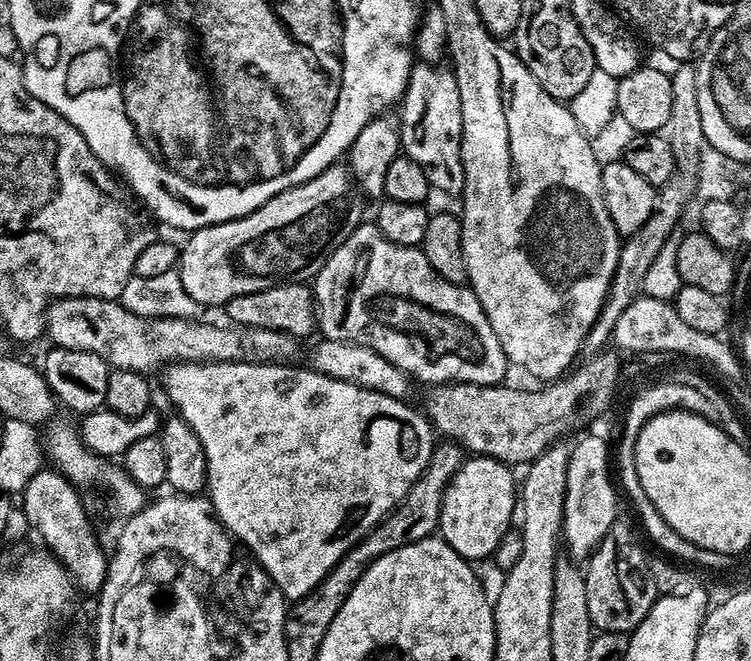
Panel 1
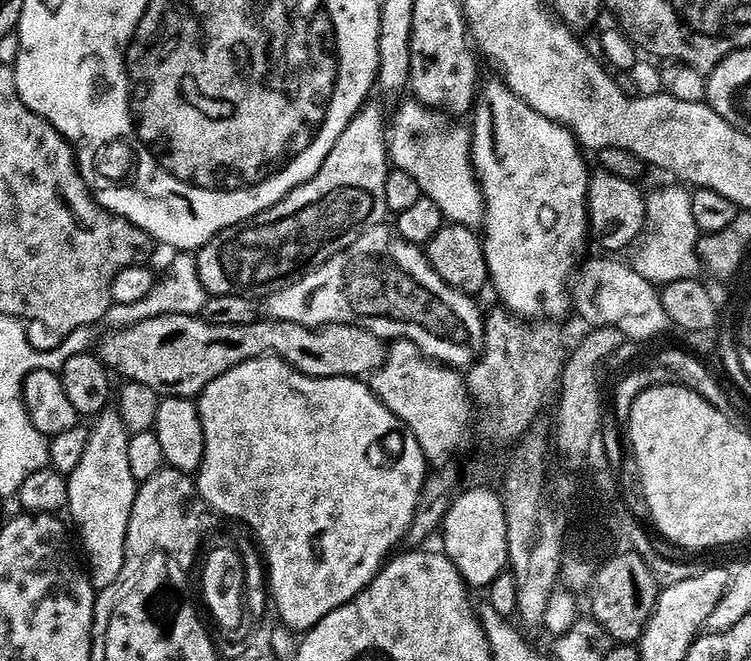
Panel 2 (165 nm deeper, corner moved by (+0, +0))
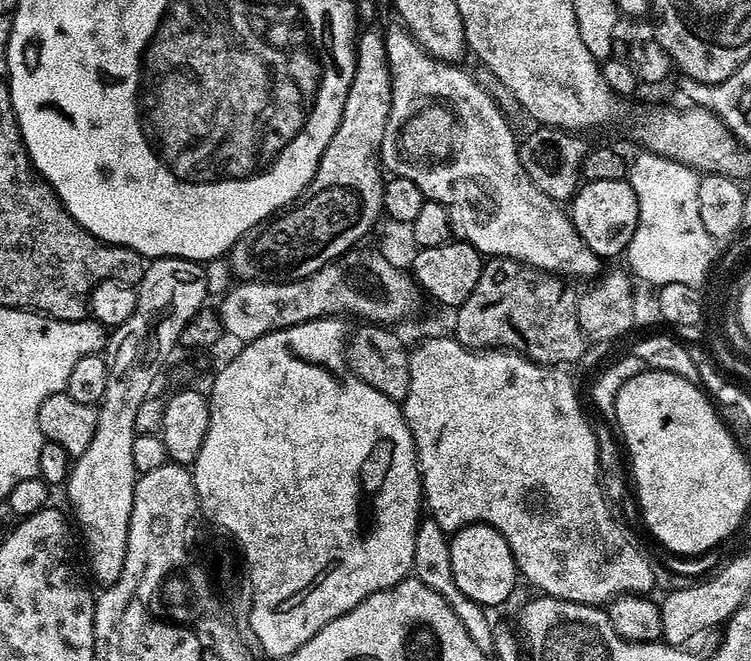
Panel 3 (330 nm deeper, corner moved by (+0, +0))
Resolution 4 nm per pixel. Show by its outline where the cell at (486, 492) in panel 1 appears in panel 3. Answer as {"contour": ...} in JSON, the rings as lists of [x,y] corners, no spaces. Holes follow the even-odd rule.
{"contour":[[[468,524],[465,528],[459,528],[451,537],[450,566],[454,566],[454,582],[466,598],[474,598],[474,602],[483,604],[485,609],[492,610],[495,604],[504,604],[512,596],[516,588],[518,573],[516,570],[516,559],[502,534],[494,530],[488,524]]]}

